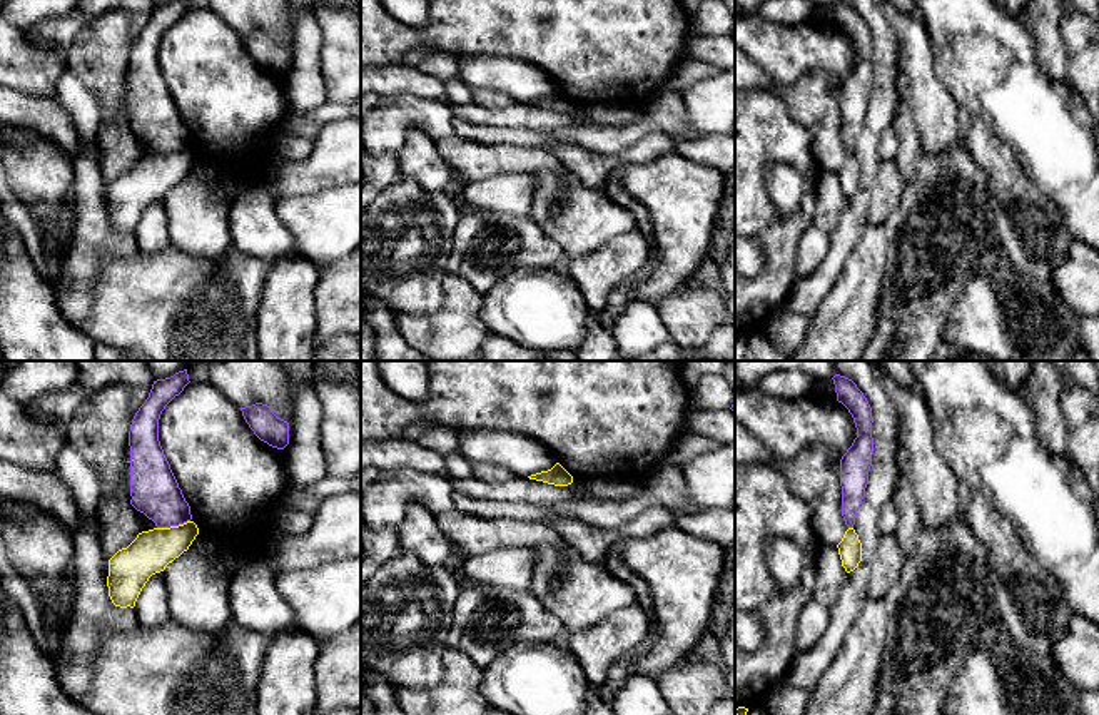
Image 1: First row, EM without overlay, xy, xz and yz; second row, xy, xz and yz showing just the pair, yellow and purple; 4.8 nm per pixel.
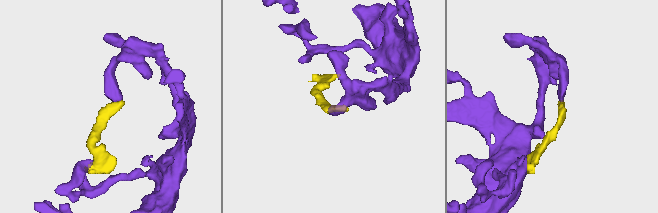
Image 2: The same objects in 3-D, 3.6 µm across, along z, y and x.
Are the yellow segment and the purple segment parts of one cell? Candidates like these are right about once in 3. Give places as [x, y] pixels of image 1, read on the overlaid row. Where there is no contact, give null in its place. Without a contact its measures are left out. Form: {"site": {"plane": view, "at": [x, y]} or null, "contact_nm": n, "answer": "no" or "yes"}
{"site": {"plane": "xy", "at": [172, 527]}, "contact_nm": 170, "answer": "no"}

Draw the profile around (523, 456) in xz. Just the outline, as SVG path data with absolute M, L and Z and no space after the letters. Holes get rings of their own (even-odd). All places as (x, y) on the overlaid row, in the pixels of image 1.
M458 431L458 453L471 463L504 466L521 478L548 471L558 463L539 441L509 431Z

